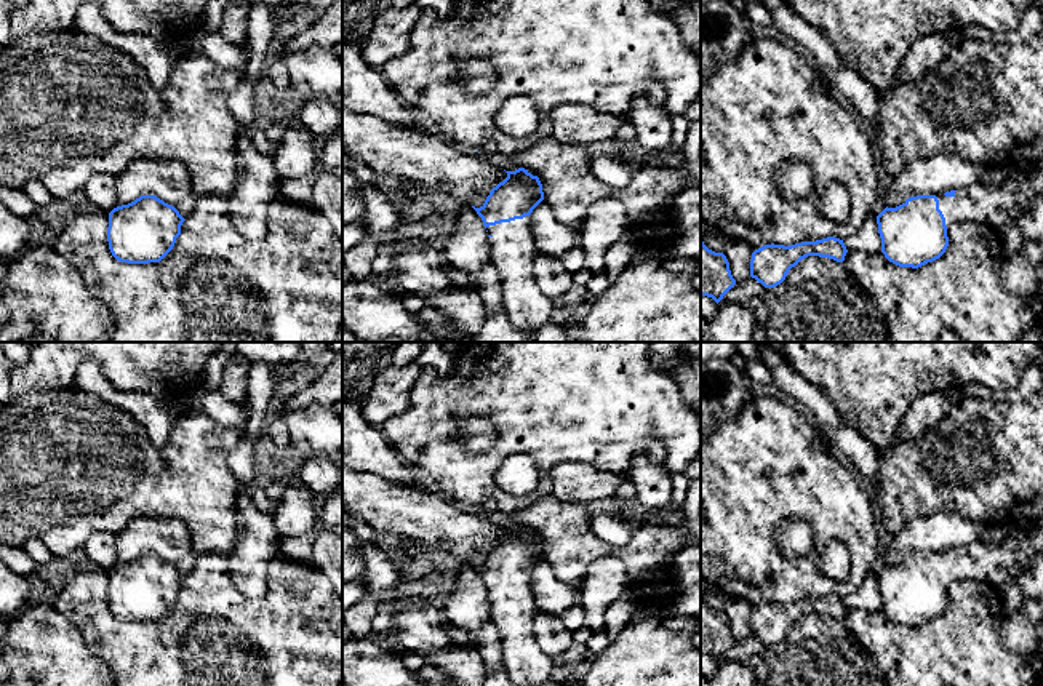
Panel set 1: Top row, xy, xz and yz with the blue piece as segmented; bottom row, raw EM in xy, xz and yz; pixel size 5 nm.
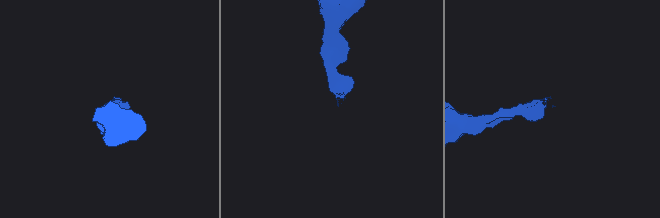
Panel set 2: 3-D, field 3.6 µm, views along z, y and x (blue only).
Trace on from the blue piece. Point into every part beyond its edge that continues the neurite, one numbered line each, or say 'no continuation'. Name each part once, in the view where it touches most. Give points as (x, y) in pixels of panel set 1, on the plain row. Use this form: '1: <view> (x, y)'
1: xz (512, 605)

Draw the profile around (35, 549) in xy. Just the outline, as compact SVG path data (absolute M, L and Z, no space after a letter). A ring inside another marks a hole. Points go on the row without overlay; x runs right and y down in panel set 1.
M30 539L24 542L22 550L29 555L29 558L35 561L38 568L46 566L54 558L51 550L45 545L42 539Z

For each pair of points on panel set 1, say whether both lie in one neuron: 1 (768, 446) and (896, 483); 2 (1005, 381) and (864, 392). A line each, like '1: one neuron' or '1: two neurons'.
1: two neurons
2: one neuron

